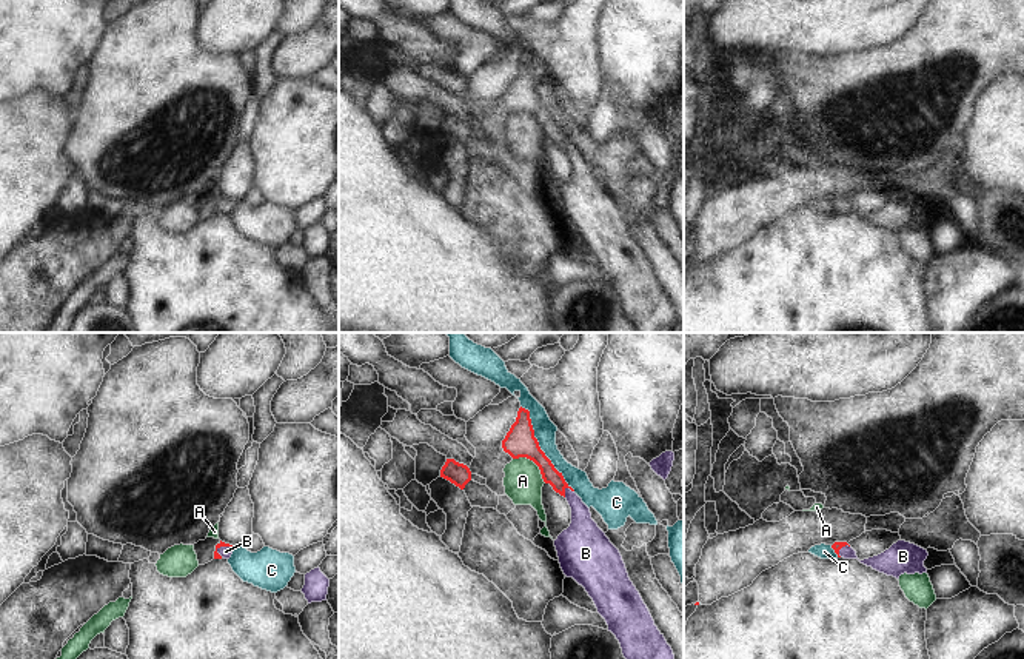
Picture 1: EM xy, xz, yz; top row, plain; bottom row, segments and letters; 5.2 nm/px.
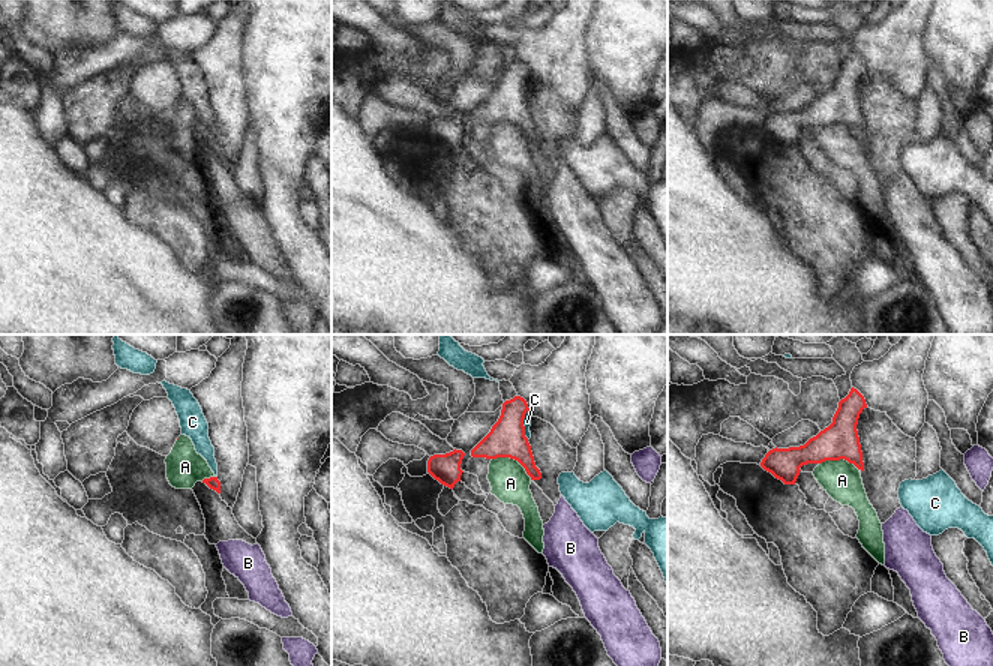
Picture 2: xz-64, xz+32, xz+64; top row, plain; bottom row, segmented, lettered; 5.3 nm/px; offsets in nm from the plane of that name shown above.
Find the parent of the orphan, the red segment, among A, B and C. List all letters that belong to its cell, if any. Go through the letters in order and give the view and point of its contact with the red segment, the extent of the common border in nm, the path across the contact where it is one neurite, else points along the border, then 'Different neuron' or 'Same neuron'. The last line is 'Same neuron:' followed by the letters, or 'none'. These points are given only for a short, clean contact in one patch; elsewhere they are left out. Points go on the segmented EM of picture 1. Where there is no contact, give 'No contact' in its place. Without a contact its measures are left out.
A: Touches red at xz (533, 461). Shared border 220 nm. Different neuron
B: Touches red at xz (564, 490). Shared border 70 nm. Path across: xz (550, 475), (564, 490), (579, 510), (582, 533). Same neuron
C: Touches red at xz (539, 447). Shared border 550 nm. Different neuron
Same neuron: B.

